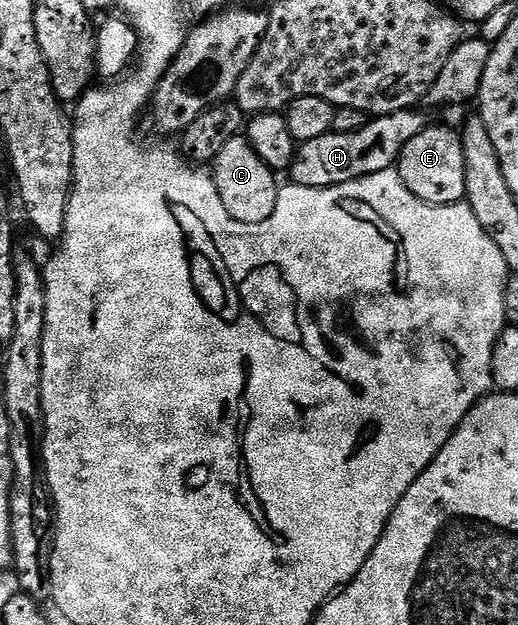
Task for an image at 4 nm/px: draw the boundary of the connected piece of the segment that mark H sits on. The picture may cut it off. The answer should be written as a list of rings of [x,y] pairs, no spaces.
[[[414,107],[403,111],[395,111],[386,117],[373,117],[363,128],[354,133],[335,133],[330,131],[319,135],[319,139],[300,142],[293,160],[293,166],[287,170],[288,176],[293,176],[290,177],[292,184],[299,187],[326,189],[327,187],[335,187],[343,183],[357,181],[367,175],[375,175],[375,171],[387,171],[394,168],[397,162],[401,160],[403,147],[407,147],[407,143],[411,143],[411,139],[415,139],[415,135],[419,135],[424,129],[430,128],[431,120],[429,121],[428,115],[420,113],[419,110],[420,108]]]

